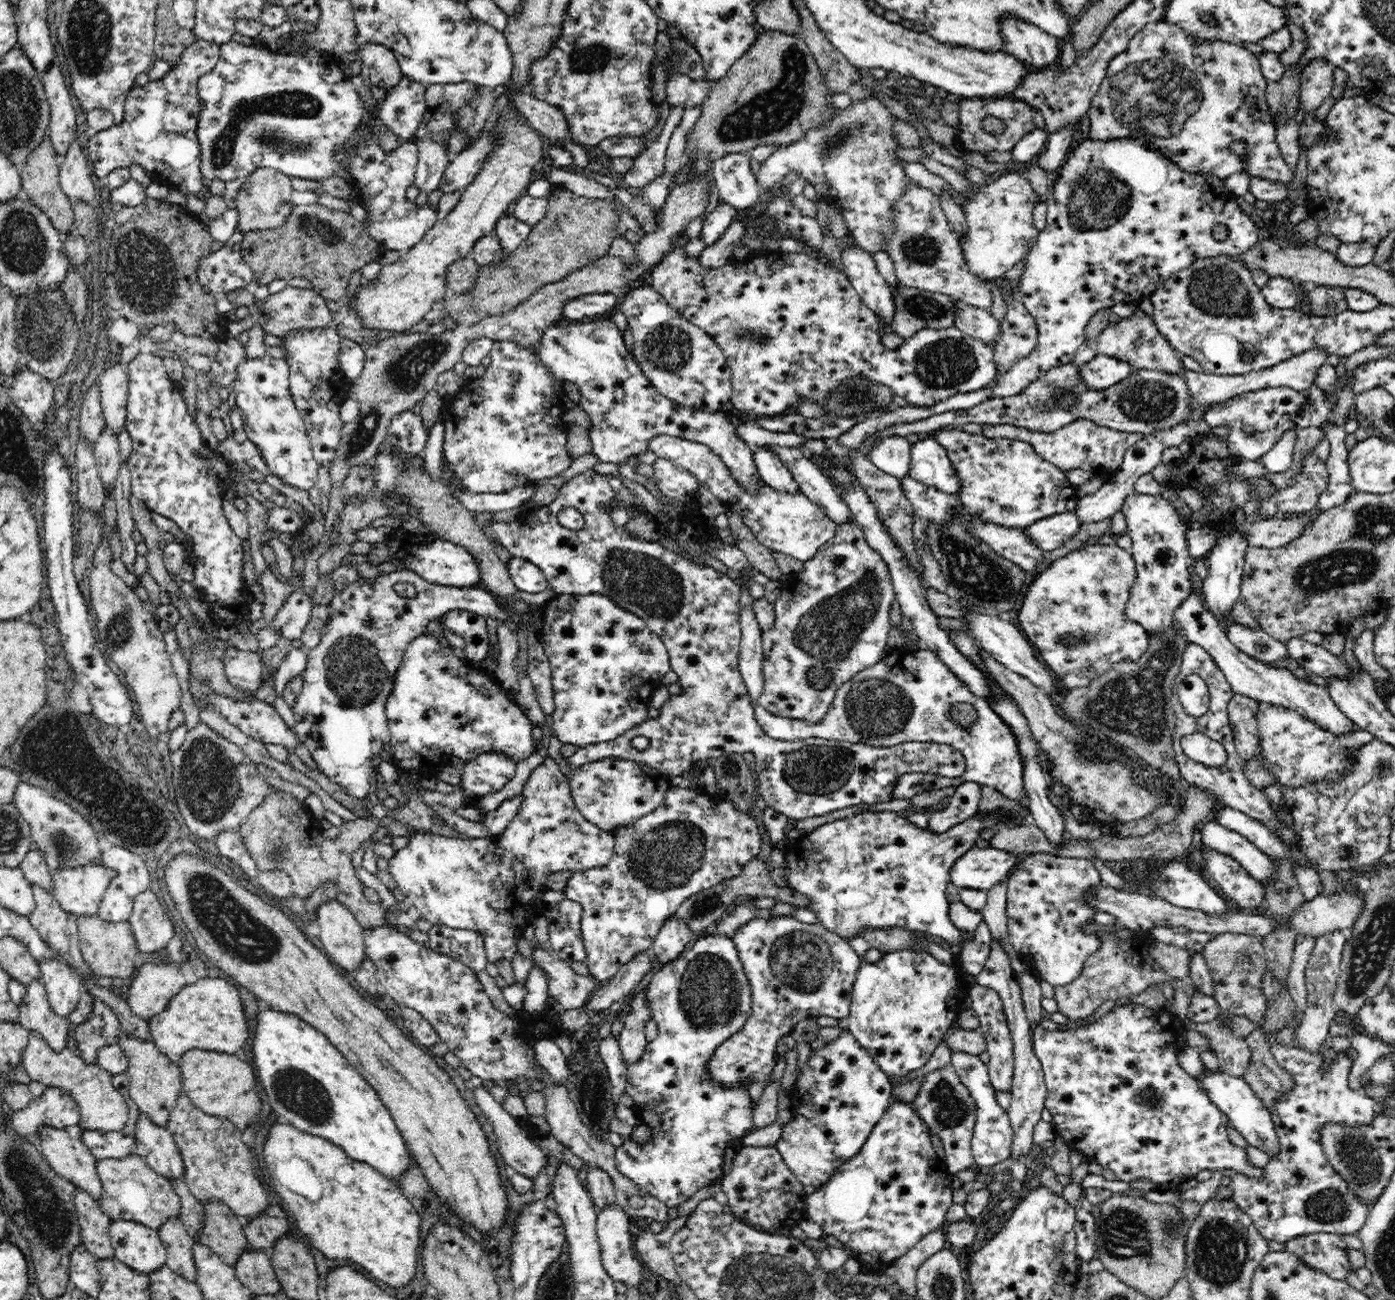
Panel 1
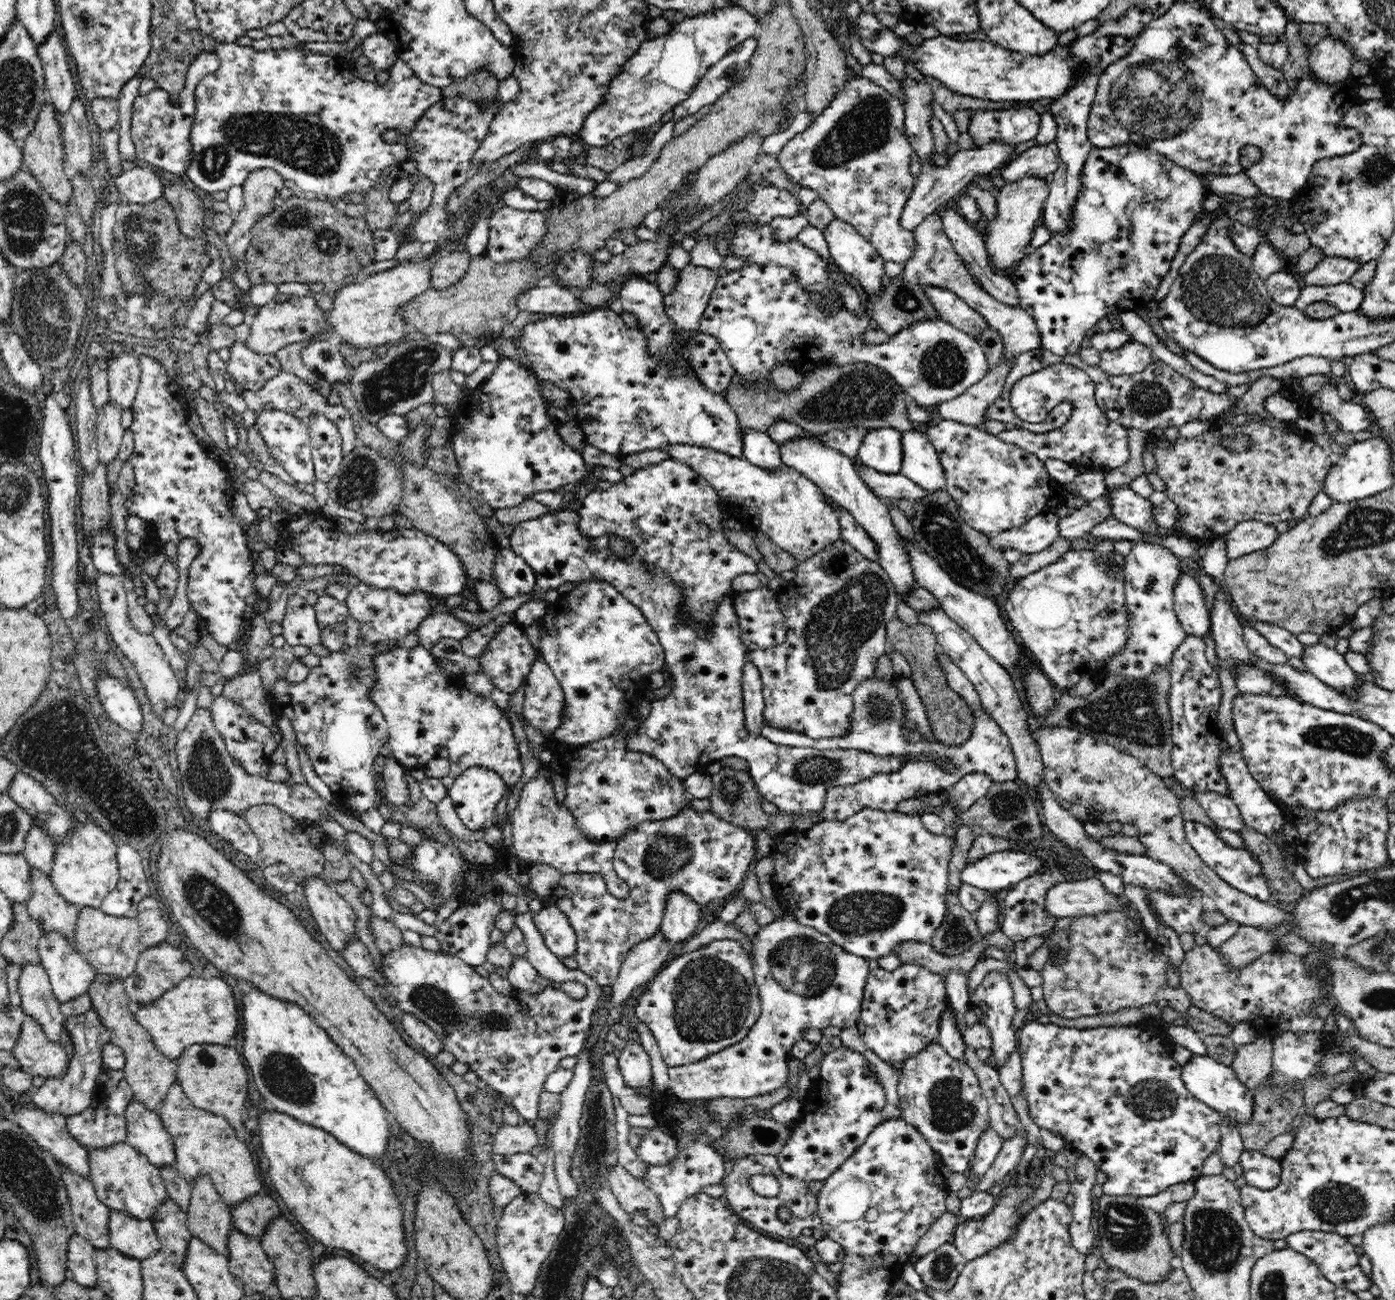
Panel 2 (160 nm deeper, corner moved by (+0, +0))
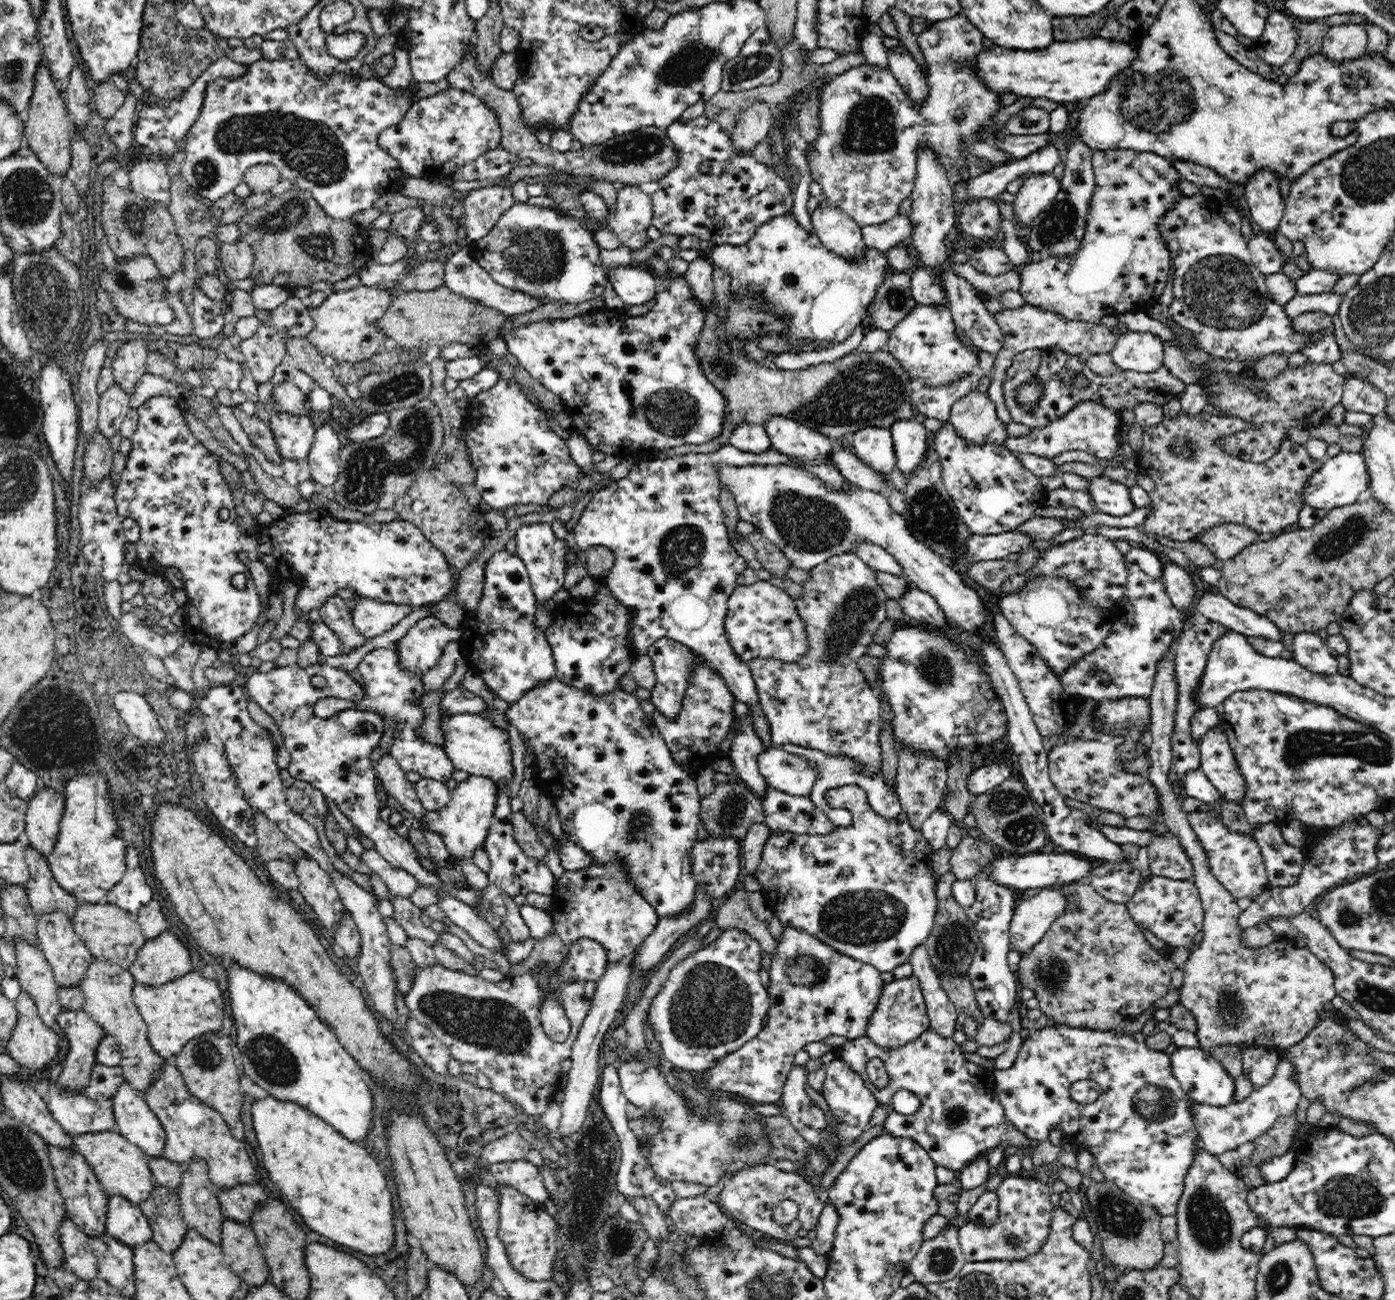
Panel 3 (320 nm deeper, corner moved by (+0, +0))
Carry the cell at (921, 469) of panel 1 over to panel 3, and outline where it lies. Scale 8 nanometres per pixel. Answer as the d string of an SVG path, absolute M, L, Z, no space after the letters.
M919 417L900 420L891 426L896 465L908 478L924 460L927 451L927 434Z

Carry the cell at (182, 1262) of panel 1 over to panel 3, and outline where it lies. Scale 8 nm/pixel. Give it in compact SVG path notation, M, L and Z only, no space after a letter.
M156 1184L150 1198L139 1207L151 1226L151 1240L164 1252L172 1254L176 1251L189 1229L176 1190Z

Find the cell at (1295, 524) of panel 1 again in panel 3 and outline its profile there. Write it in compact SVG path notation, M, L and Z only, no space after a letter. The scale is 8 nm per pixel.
M1222 523L1213 526L1204 536L1198 536L1198 542L1216 555L1222 562L1236 556L1243 548L1255 543L1258 533L1243 524Z

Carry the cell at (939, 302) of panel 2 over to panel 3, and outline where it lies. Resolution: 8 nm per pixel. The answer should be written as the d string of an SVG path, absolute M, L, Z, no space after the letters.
M918 268L910 272L910 288L917 304L948 305L944 287L937 284L937 280L926 268Z

